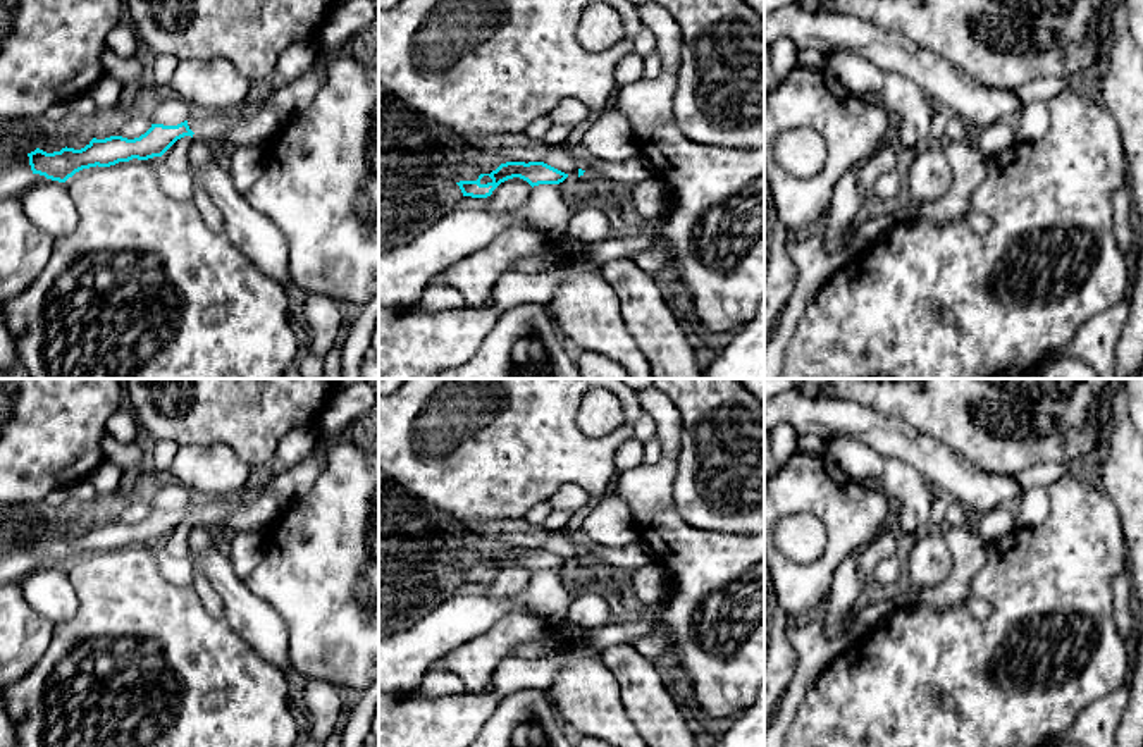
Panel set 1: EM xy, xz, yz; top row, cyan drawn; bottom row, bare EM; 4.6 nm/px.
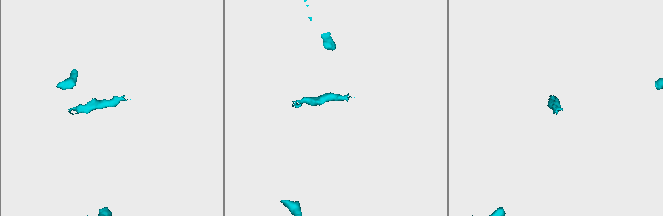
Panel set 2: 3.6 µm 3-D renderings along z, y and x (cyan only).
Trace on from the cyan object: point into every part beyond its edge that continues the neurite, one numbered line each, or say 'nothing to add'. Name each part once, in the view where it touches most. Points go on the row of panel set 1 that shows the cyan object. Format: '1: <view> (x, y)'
nothing to add

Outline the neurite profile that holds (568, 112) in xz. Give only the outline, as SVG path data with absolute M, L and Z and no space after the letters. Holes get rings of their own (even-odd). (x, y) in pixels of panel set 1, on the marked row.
M565 98L549 112L547 117L556 126L575 127L580 122L587 120L589 114L589 108L582 102L575 98Z

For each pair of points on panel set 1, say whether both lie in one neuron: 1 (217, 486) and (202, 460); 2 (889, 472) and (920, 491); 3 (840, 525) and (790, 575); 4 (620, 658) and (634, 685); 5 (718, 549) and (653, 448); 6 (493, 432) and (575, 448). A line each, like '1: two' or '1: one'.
1: one
2: one
3: one
4: one
5: two
6: one

